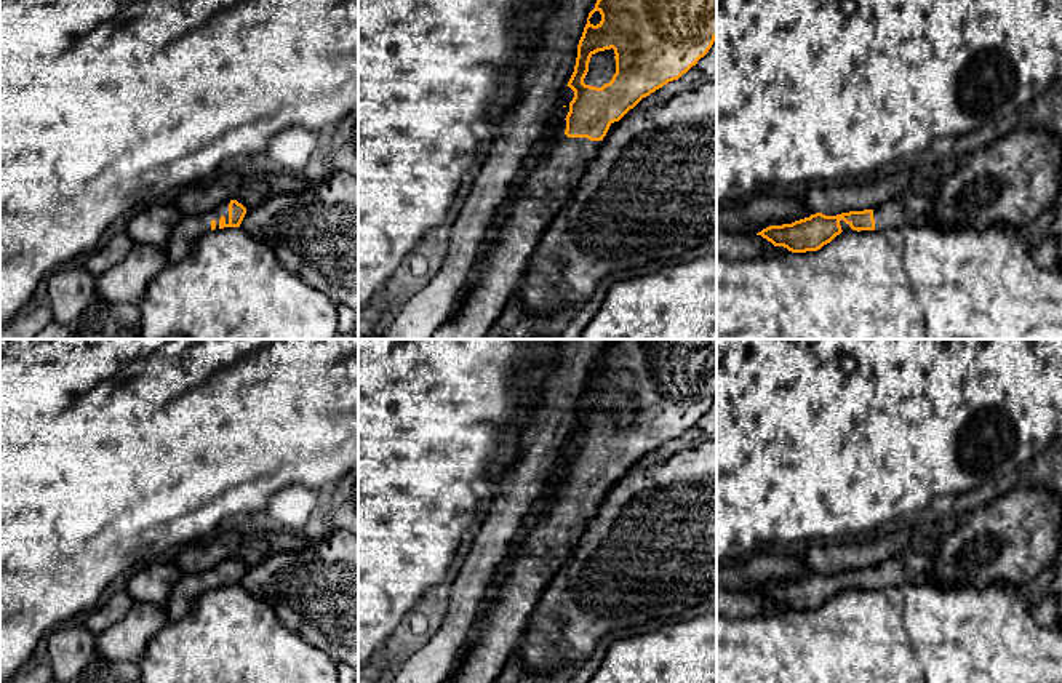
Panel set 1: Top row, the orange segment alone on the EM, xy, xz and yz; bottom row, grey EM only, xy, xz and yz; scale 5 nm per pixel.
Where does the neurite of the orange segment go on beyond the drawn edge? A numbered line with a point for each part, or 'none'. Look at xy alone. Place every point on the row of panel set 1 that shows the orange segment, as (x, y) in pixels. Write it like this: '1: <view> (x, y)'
1: xy (189, 229)

